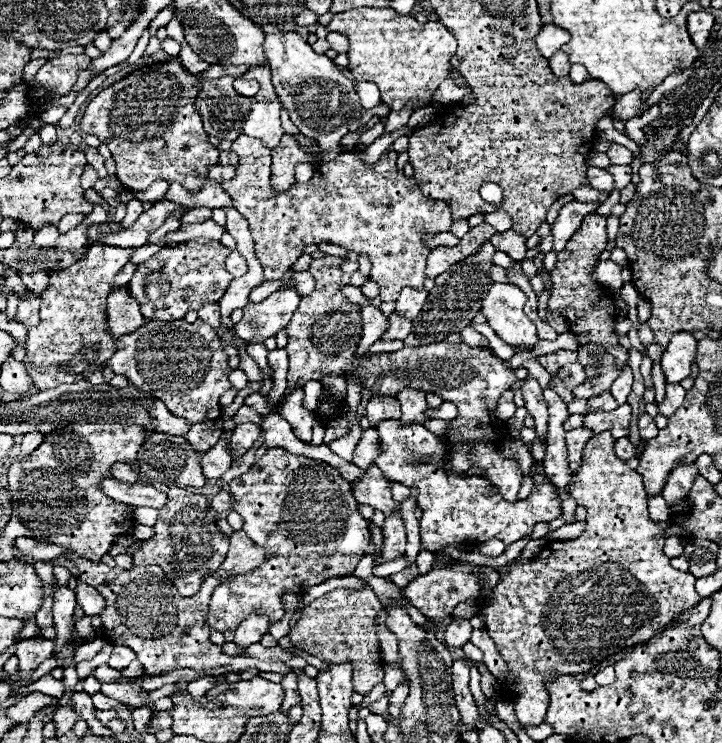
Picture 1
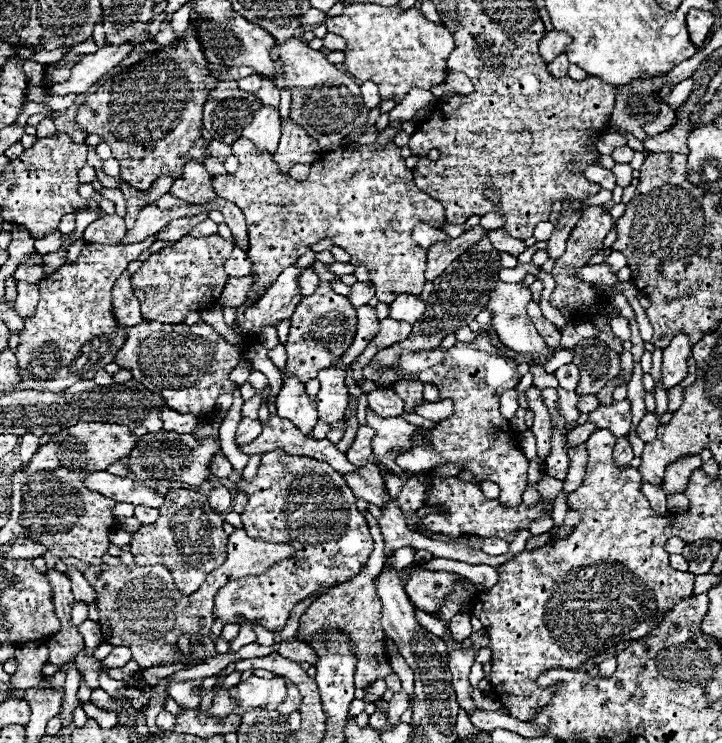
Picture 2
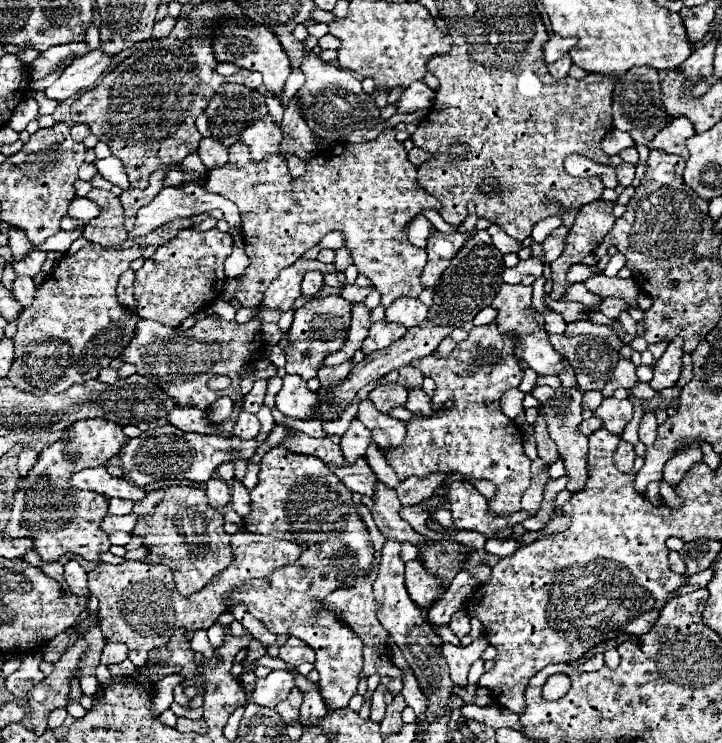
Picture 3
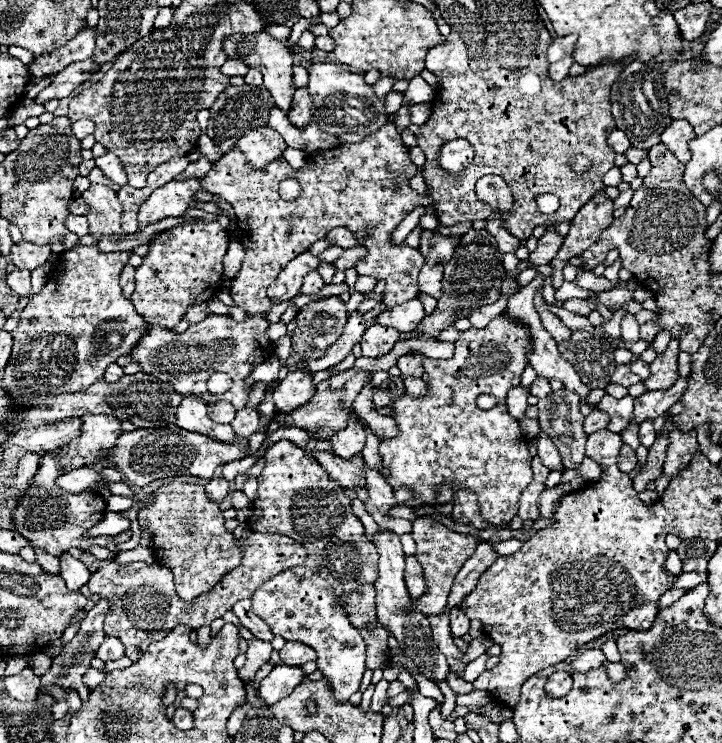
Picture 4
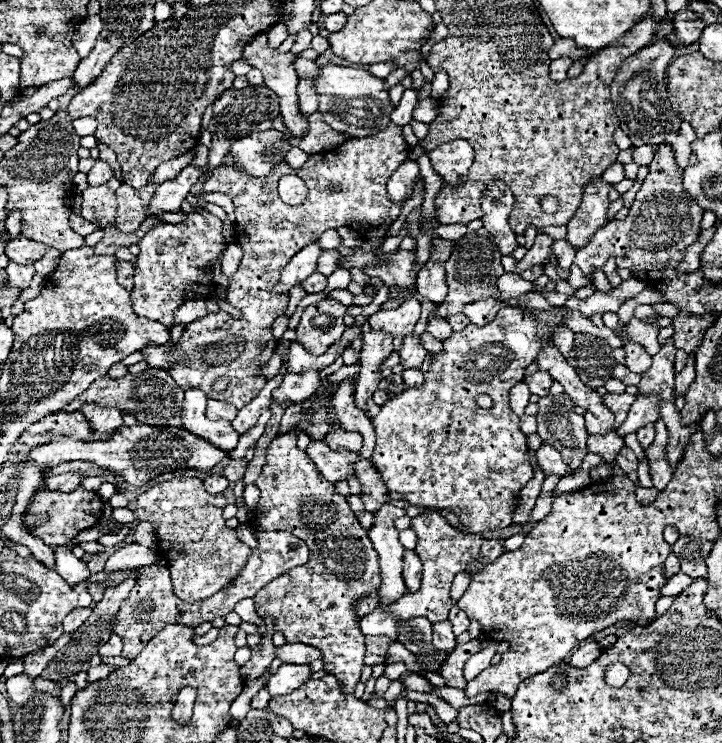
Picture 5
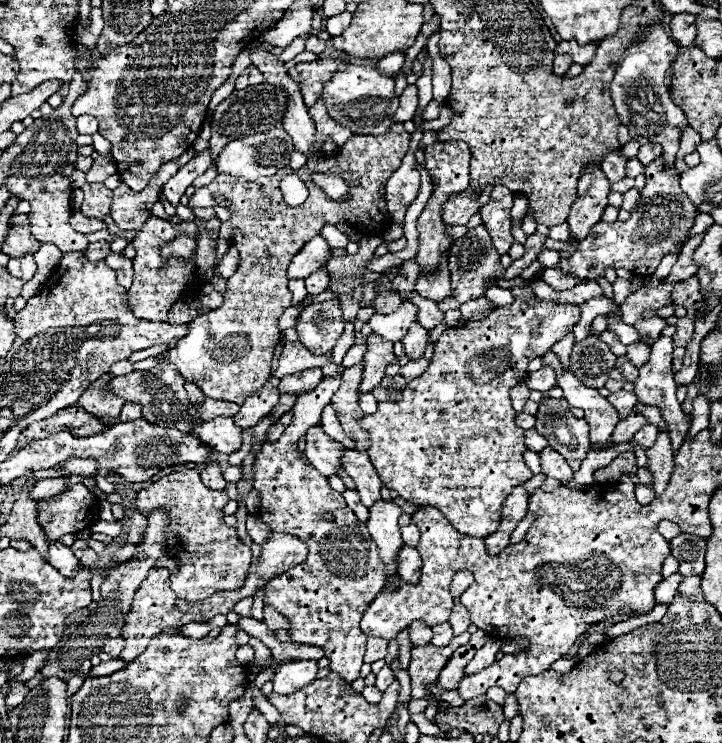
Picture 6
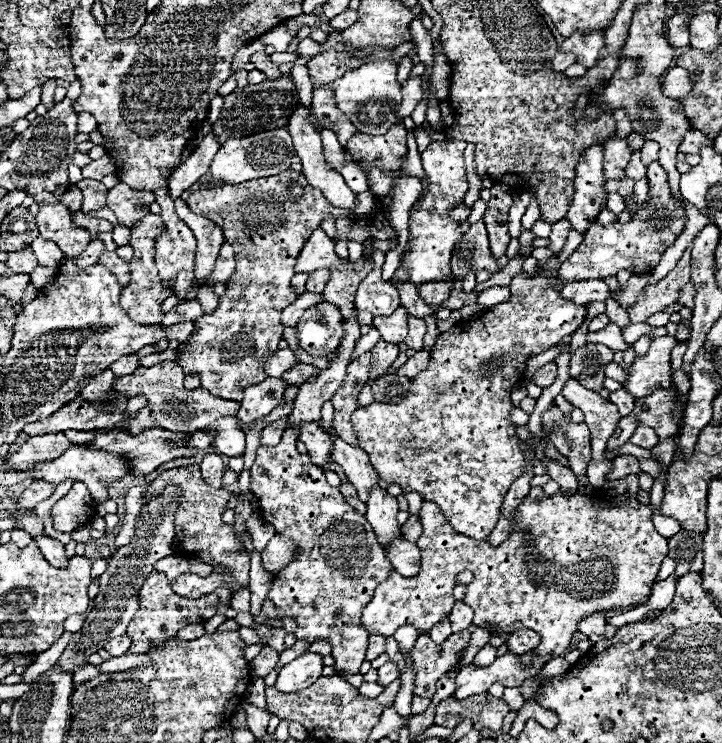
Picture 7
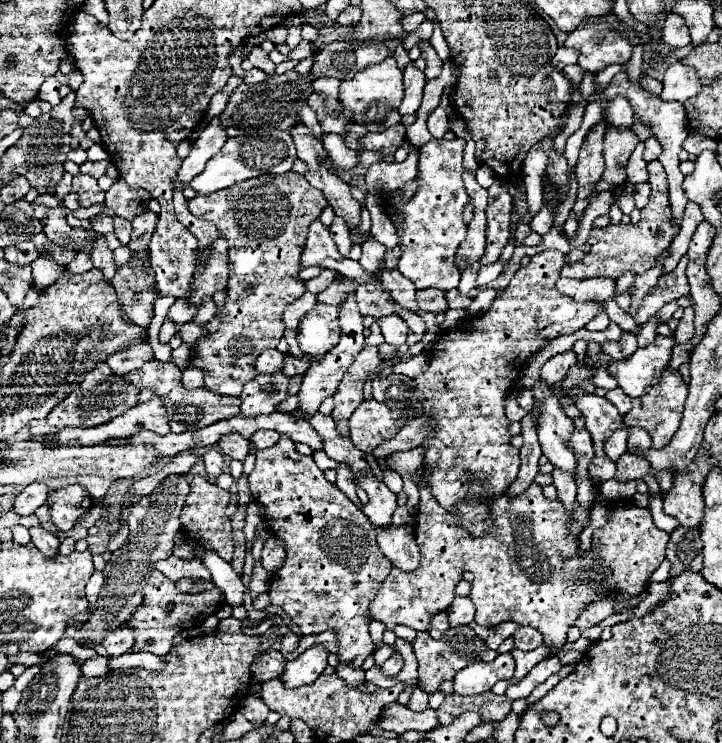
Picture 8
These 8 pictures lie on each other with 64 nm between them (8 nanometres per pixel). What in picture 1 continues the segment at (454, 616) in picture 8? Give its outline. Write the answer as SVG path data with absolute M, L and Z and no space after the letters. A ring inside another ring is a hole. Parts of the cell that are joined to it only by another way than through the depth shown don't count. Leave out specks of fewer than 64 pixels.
M454 618L454 620L446 626L446 634L444 634L446 646L452 646L452 648L464 646L464 644L470 640L470 634L472 634L470 622L464 620L464 618Z

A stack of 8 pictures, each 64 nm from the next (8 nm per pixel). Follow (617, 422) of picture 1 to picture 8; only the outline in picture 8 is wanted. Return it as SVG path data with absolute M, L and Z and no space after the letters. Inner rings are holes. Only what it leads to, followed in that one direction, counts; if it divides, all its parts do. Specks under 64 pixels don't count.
M620 388L608 390L604 398L606 398L606 400L610 400L610 402L618 408L618 412L620 412L620 414L624 414L624 412L628 412L628 410L632 408L632 404L630 404L630 396L626 396Z

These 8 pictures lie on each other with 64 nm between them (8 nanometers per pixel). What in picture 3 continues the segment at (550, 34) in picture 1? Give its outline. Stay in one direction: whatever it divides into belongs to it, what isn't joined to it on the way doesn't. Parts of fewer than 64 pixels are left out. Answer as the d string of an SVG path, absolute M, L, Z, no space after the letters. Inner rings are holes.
M552 34L550 40L544 44L544 60L550 64L550 62L556 62L560 60L566 52L570 52L570 48L578 42L576 36L572 38L562 38L558 34Z

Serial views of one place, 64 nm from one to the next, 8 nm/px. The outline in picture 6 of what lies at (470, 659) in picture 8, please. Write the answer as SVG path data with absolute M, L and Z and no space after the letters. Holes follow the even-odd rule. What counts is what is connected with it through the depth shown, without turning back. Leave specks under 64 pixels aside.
M464 632L460 636L454 636L448 646L434 646L424 644L412 648L412 662L410 662L410 678L412 678L412 698L426 698L432 696L426 686L434 686L442 668L448 664L450 656L456 648L468 644L470 632Z

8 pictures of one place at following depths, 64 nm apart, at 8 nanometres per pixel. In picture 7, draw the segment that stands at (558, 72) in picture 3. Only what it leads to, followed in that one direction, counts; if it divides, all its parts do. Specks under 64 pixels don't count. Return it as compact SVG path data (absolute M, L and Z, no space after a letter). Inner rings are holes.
M558 52L552 60L552 66L556 72L564 72L568 66L572 66L576 62L576 54L574 52Z

